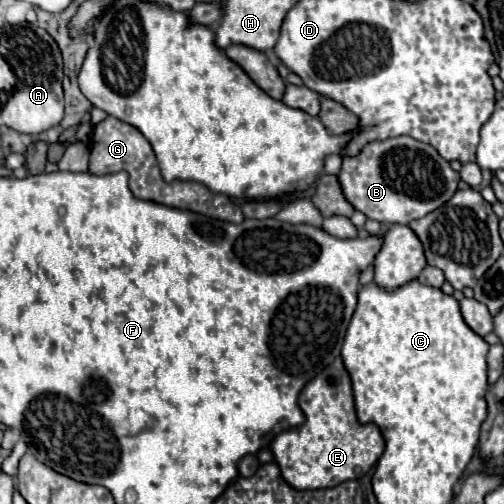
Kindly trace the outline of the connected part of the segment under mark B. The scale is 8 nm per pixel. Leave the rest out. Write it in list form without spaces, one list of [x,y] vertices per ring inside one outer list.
[[[410,136],[368,142],[356,156],[342,156],[338,182],[354,210],[380,224],[408,224],[446,204],[460,182],[460,174],[440,154]]]

